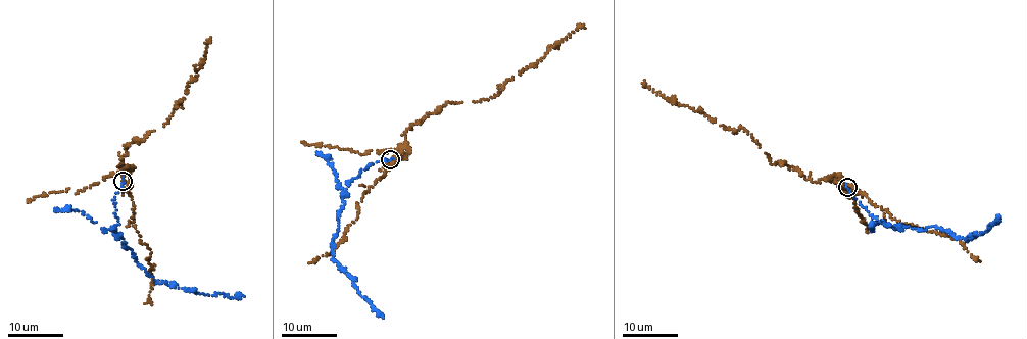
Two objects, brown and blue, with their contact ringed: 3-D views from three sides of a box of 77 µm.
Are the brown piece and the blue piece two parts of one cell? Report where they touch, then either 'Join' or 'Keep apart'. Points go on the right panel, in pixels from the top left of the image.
Place: (847, 187). Keep apart

